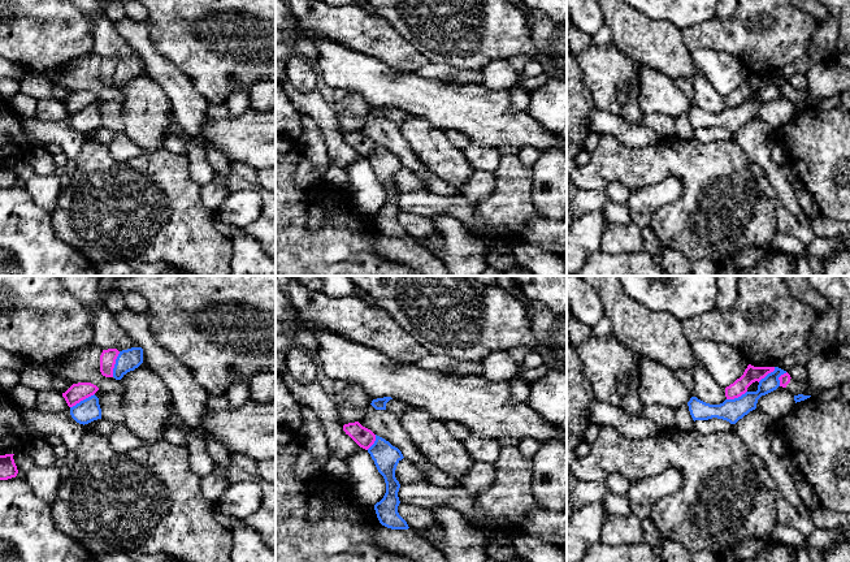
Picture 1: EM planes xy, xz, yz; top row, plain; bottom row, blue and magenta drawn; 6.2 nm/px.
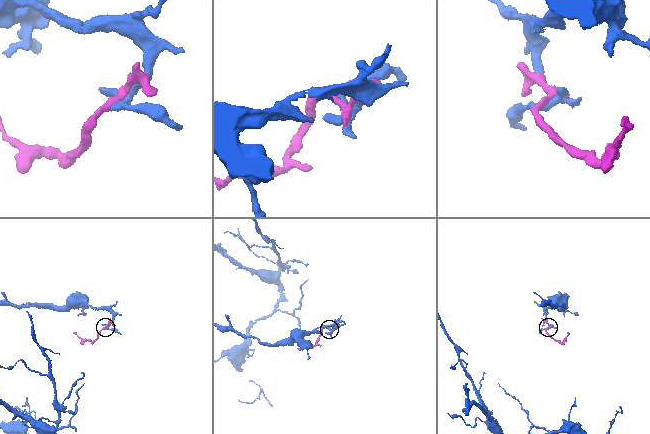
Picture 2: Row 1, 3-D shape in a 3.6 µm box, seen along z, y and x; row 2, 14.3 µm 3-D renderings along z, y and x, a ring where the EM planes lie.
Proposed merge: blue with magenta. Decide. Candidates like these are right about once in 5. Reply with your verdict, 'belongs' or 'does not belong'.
does not belong

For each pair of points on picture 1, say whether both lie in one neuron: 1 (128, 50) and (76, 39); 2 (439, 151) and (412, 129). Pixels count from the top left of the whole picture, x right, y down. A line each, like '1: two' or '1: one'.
1: two
2: one

